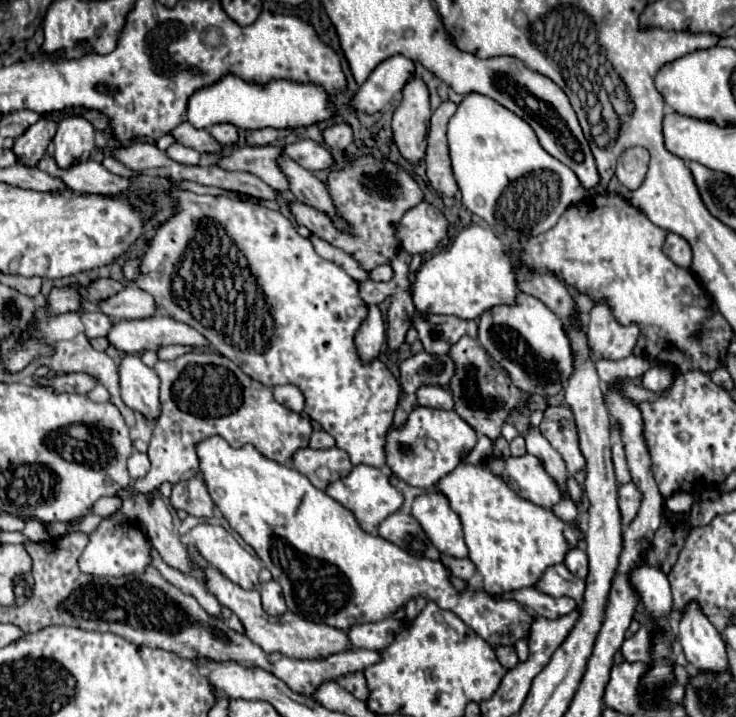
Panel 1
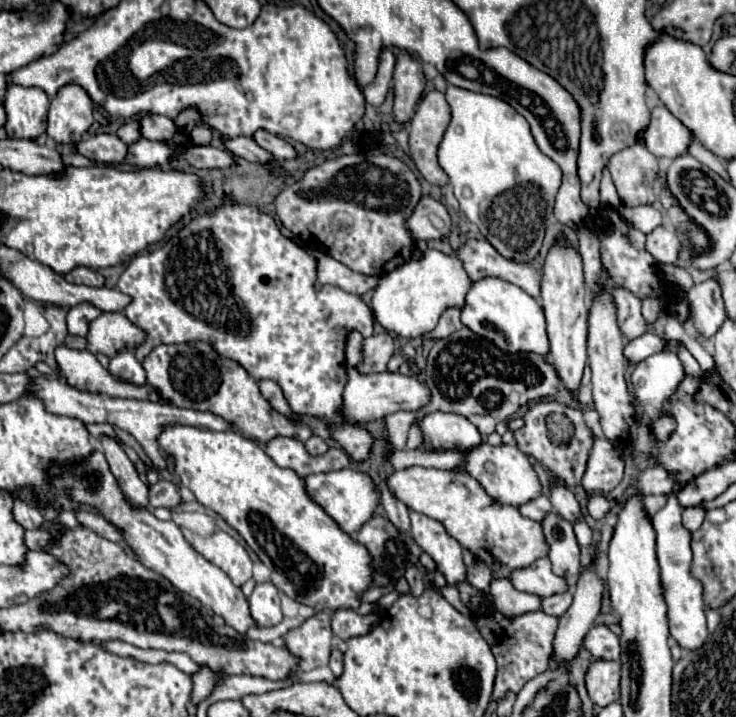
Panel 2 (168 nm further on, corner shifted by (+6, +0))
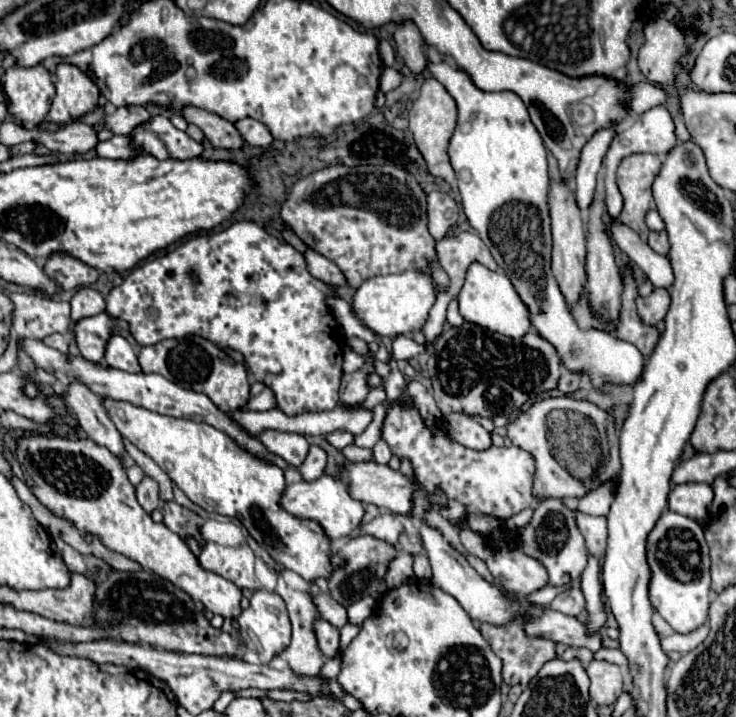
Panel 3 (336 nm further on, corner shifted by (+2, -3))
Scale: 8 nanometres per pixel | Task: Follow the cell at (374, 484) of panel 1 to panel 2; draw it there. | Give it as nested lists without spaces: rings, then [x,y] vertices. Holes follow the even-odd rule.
[[[344,468],[344,470],[332,470],[332,472],[320,472],[310,474],[304,478],[304,488],[308,496],[322,506],[322,510],[350,536],[358,532],[358,528],[372,518],[376,506],[378,506],[378,492],[372,484],[372,478],[368,474],[362,474],[356,468]]]

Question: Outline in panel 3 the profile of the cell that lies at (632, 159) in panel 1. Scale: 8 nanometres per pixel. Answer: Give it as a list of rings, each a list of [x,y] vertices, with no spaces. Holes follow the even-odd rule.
[[[634,153],[620,161],[618,165],[618,189],[624,197],[624,209],[618,217],[620,223],[632,227],[644,241],[648,239],[648,227],[644,215],[656,209],[652,195],[652,183],[662,169],[662,159],[652,153]]]

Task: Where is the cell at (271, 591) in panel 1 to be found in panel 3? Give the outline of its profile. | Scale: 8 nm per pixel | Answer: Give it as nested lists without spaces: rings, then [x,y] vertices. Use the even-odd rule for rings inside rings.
[[[256,591],[250,599],[250,607],[242,611],[238,617],[240,635],[244,637],[244,645],[260,655],[262,663],[268,663],[276,653],[280,653],[290,643],[290,619],[286,615],[286,605],[278,593]]]

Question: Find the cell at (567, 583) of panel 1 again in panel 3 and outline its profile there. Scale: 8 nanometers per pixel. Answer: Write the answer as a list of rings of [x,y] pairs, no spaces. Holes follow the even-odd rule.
[[[516,547],[496,551],[486,559],[486,565],[498,583],[518,595],[530,595],[548,585],[546,567]]]

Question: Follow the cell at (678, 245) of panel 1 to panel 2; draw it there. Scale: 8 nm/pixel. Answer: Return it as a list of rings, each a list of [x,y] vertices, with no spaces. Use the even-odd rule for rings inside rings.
[[[658,226],[650,234],[646,234],[646,250],[658,262],[676,264],[680,252],[682,252],[682,242],[680,242],[680,238],[674,232]]]

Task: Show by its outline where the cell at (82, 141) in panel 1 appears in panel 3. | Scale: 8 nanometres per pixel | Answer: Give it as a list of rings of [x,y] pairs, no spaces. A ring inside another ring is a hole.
[[[60,63],[56,67],[56,97],[48,119],[56,125],[70,125],[90,113],[98,105],[98,87],[94,81],[74,65]]]

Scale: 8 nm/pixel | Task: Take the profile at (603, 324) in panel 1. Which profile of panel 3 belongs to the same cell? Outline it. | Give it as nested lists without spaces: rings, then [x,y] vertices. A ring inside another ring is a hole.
[[[654,289],[654,293],[650,297],[636,299],[638,317],[646,325],[656,325],[660,321],[660,317],[666,315],[668,307],[670,307],[670,295],[666,289]]]

